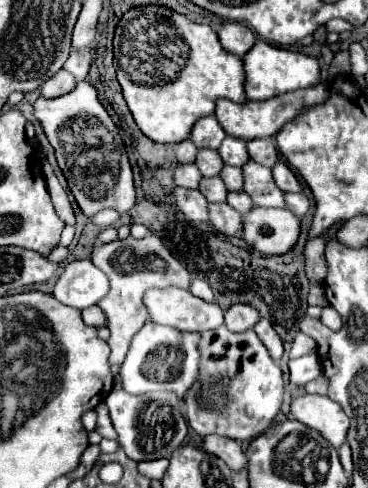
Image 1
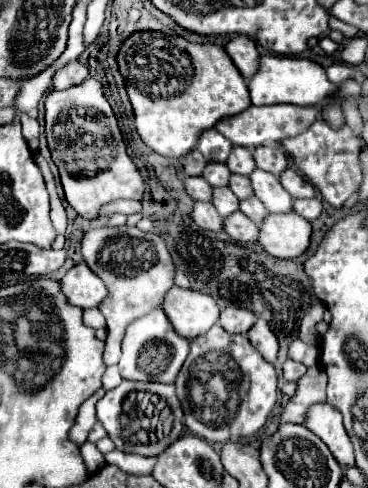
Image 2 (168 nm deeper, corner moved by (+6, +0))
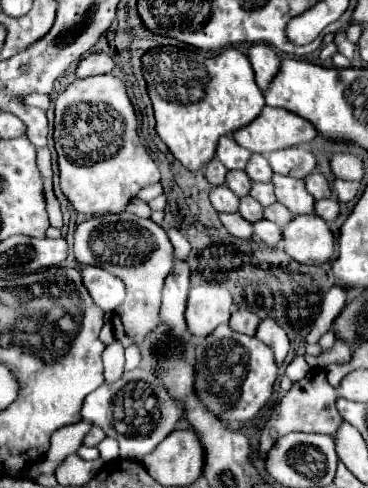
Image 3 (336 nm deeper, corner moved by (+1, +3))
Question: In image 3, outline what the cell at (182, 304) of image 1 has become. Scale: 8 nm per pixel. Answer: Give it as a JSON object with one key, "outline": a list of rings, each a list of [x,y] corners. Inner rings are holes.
{"outline":[[[196,286],[190,288],[186,304],[186,324],[192,336],[204,338],[218,324],[230,320],[232,296],[220,286]]]}

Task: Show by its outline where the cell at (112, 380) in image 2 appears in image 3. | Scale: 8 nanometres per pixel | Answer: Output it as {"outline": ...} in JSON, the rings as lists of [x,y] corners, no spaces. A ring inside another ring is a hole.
{"outline":[[[130,346],[130,348],[126,348],[126,364],[124,364],[124,368],[132,370],[136,366],[140,366],[140,350],[138,350],[138,346]]]}

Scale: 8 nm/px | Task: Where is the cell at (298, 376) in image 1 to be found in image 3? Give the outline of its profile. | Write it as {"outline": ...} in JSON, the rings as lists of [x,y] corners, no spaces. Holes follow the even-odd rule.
{"outline":[[[298,356],[298,358],[294,358],[290,364],[288,364],[288,376],[290,376],[290,380],[302,380],[304,376],[306,376],[306,372],[310,370],[310,366],[306,364],[306,360],[302,358],[302,356]]]}

